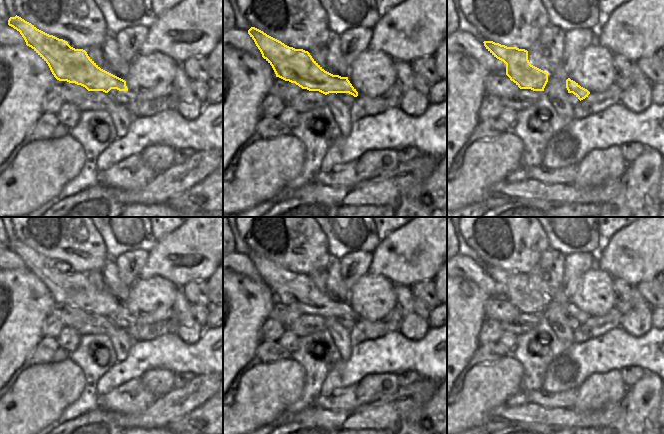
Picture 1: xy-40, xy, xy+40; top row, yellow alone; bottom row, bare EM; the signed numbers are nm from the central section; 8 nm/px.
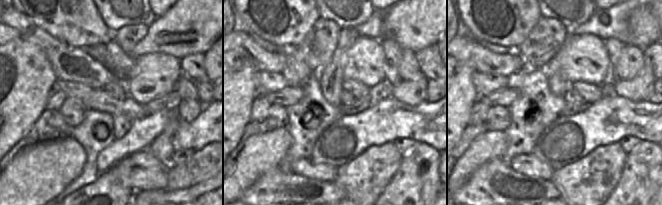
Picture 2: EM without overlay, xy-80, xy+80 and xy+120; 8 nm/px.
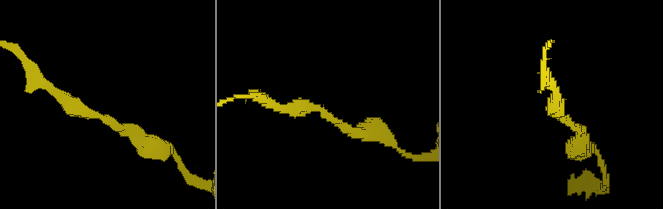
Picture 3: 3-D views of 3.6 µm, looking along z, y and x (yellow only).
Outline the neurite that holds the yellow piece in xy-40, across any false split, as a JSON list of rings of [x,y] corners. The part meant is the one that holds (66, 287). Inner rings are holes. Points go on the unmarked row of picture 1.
[[[17,239],[9,242],[8,249],[20,256],[26,269],[48,288],[57,304],[81,309],[88,315],[128,315],[125,304],[101,293],[85,274],[71,271]]]

